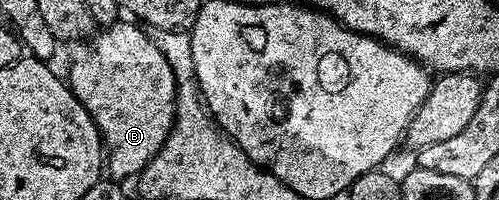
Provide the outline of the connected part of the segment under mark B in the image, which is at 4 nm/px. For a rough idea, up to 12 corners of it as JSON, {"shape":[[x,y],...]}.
{"shape":[[133,21],[75,45],[70,91],[114,180],[174,129],[164,52]]}

